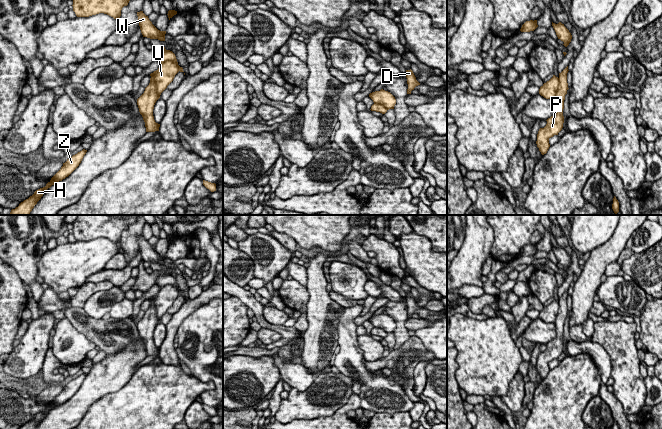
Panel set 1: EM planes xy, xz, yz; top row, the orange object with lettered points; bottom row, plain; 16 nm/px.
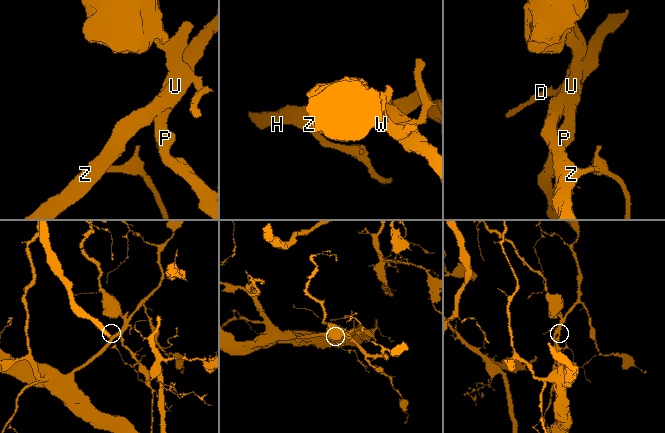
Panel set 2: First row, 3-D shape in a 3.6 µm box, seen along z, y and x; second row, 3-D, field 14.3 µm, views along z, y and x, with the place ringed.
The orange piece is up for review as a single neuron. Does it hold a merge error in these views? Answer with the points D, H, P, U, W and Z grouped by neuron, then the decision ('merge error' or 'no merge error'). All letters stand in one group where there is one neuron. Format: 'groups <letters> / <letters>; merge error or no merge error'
groups D P W / H U Z; merge error

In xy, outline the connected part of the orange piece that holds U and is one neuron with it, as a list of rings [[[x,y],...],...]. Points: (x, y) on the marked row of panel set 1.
[[[170,60],[165,61],[158,68],[154,75],[154,84],[156,92],[160,98],[161,93],[173,81],[175,75],[179,72],[178,65]]]

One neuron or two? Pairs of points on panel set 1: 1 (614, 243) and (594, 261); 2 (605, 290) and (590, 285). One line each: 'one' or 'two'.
1: one
2: two

